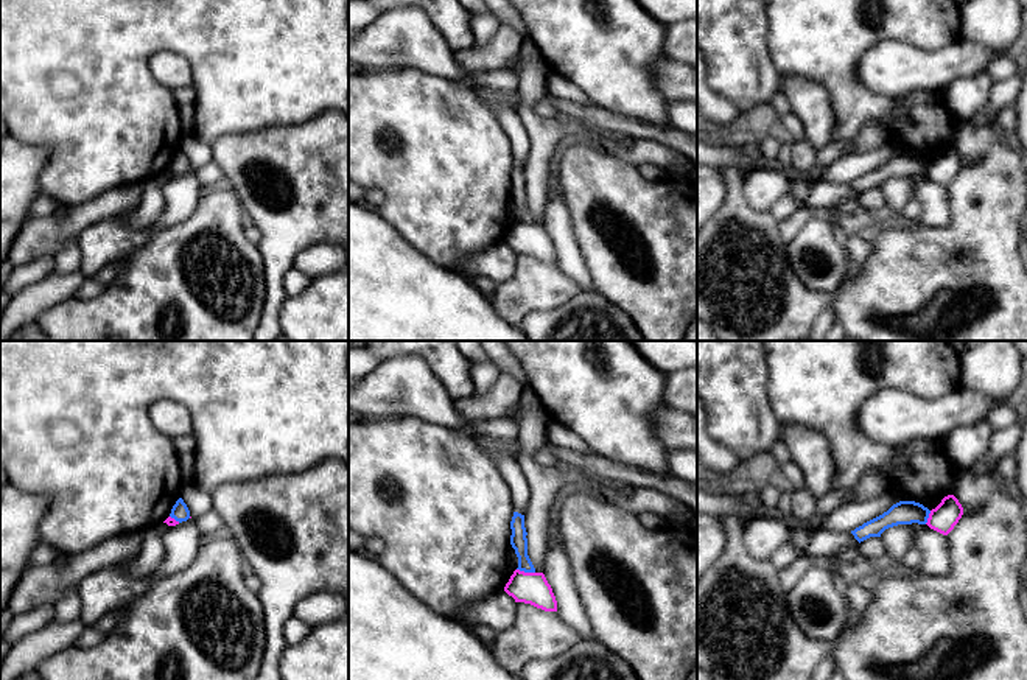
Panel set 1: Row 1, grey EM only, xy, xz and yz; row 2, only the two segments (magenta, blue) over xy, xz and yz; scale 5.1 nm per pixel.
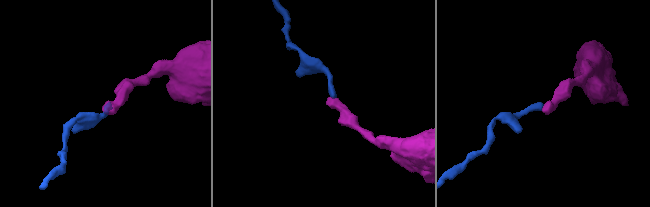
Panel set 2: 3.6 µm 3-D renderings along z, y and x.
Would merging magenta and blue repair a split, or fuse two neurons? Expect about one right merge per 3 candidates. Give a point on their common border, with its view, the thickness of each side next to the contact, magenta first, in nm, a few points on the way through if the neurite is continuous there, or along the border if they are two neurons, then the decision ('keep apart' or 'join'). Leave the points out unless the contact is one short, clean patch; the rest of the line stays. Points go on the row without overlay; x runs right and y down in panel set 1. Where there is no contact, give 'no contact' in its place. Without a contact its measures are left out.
meets magenta in xz at (526, 224); 160 nm thick on the magenta side, 90 nm on the other; keep apart

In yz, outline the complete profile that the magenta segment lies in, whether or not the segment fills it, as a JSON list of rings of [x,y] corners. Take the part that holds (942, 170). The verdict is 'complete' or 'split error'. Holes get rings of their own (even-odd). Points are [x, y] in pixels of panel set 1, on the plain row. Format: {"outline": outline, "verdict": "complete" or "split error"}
{"outline": [[[948,146],[931,162],[927,177],[943,187],[948,187],[963,166],[963,159],[954,146]]], "verdict": "complete"}

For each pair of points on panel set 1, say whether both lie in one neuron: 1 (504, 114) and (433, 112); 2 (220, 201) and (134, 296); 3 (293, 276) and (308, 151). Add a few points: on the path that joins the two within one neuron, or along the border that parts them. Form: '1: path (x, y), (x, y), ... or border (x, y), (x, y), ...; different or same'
1: border (473, 87), (492, 111), (509, 140), (509, 148); different
2: path (195, 226), (178, 241), (173, 259), (159, 273); same
3: border (291, 266), (283, 277), (285, 294); different

